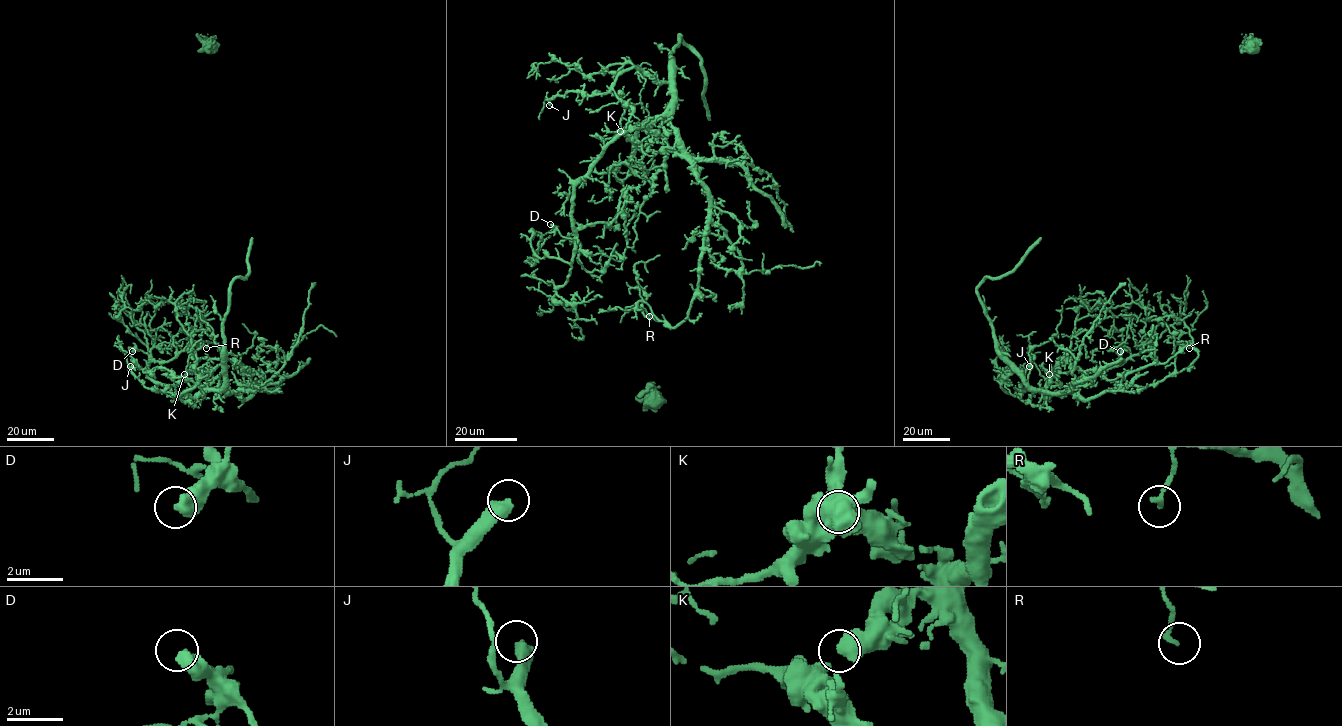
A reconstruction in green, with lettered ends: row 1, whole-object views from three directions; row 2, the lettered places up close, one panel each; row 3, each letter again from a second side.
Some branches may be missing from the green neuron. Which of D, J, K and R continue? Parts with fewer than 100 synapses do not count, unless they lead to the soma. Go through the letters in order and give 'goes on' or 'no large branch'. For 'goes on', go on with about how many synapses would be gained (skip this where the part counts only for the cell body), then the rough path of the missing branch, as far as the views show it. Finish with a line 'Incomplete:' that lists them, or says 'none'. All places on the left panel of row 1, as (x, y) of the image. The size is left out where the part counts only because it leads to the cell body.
D: no large branch
J: goes on | 100 syn | (130, 366), (135, 359), (136, 344), (129, 325), (138, 301), (133, 291), (148, 276)
K: no large branch
R: no large branch
Incomplete: J

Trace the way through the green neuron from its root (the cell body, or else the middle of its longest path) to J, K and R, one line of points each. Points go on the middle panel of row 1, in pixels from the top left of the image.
J: (655, 399), (553, 295), (572, 267), (575, 185), (669, 107), (670, 84), (633, 66), (607, 92), (549, 105)
K: (655, 399), (651, 387), (553, 298), (572, 267), (575, 185), (611, 142), (642, 125), (634, 136), (620, 131)
R: (655, 399), (553, 295), (572, 267), (575, 185), (666, 116), (709, 217), (688, 316), (649, 316)

